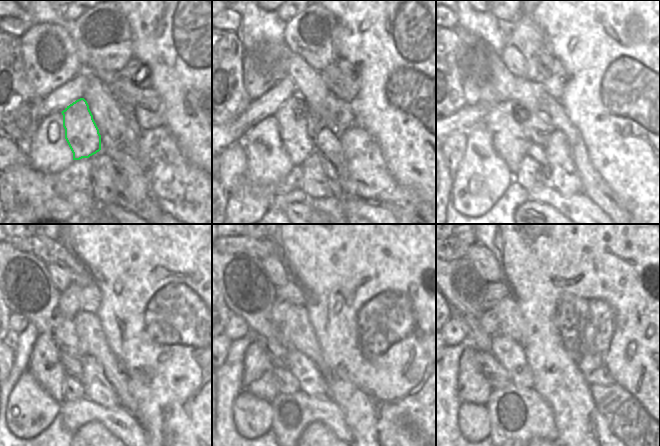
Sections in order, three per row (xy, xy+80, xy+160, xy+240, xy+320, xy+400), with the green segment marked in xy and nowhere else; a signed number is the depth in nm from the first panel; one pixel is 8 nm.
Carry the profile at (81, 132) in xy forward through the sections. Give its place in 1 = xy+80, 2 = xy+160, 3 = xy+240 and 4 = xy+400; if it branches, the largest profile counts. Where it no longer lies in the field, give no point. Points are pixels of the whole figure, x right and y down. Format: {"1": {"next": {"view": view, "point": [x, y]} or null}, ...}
{"1": {"next": {"view": "xy+80", "point": [291, 116]}}, "2": {"next": {"view": "xy+160", "point": [503, 121]}}, "3": {"next": {"view": "xy+240", "point": [45, 365]}}, "4": {"next": {"view": "xy+400", "point": [473, 387]}}}

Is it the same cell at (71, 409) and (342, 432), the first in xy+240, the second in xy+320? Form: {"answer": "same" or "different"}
{"answer": "same"}

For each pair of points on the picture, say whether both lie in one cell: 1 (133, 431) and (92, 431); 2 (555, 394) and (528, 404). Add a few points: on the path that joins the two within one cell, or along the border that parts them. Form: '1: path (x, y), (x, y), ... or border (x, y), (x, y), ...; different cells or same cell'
1: border (86, 422), (100, 422), (114, 435); different cells
2: border (532, 388), (546, 401), (554, 419); different cells

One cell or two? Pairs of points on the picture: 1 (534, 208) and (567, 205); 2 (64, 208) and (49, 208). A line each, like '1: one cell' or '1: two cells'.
1: two cells
2: one cell

